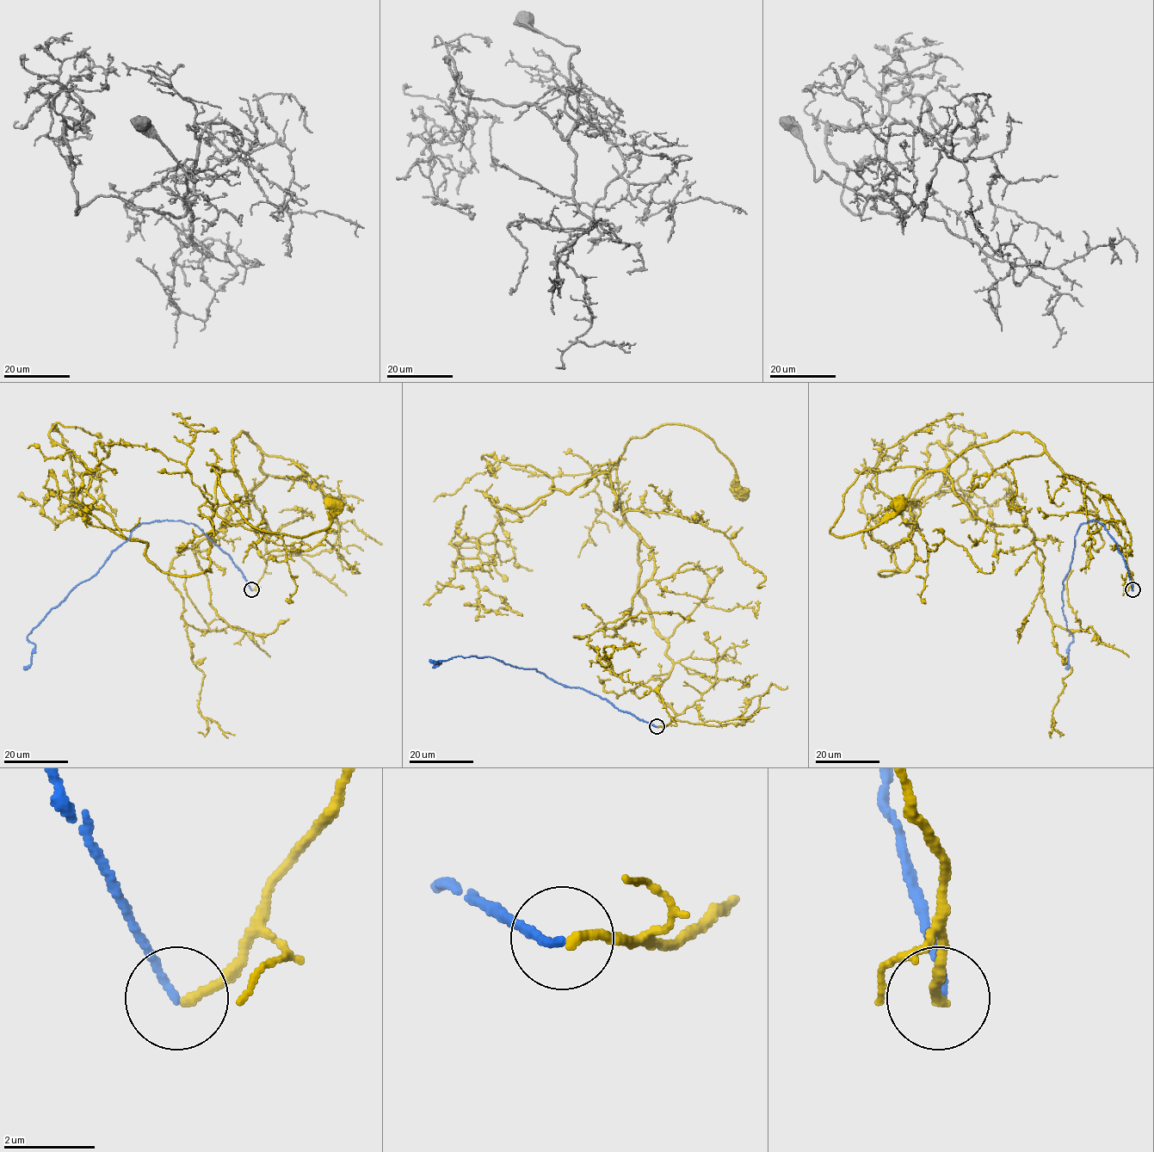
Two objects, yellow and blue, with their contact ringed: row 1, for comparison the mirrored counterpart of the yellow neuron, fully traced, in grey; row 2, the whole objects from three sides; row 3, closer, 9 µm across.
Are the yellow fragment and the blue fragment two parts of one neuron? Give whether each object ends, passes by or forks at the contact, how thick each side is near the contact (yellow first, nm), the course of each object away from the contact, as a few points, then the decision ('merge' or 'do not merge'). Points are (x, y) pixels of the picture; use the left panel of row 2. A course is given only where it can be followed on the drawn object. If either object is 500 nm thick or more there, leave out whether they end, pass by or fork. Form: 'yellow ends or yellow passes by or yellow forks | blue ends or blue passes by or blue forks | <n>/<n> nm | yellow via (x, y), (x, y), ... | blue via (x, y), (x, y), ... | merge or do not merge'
yellow ends | blue ends | 220/160 nm | yellow via (251, 589), (267, 476), (247, 433), (233, 440), (233, 467), (210, 470), (249, 524), (305, 537), (335, 504) | blue via (251, 589), (231, 558), (196, 526), (140, 523), (27, 636), (34, 649), (23, 668) | do not merge

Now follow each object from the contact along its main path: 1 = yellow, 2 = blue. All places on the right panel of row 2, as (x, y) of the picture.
1: (1132, 589), (1107, 502), (1028, 433), (975, 445), (938, 470), (865, 469), (830, 532), (879, 525), (898, 504)
2: (1132, 589), (1124, 558), (1104, 526), (1093, 520), (1083, 523), (1062, 582), (1062, 612), (1072, 636), (1066, 668)

